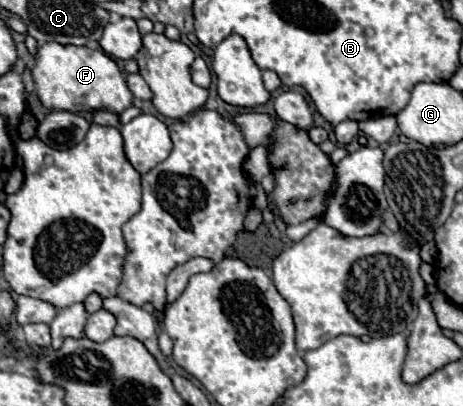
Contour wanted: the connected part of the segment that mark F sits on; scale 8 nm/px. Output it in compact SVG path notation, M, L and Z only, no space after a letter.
M47 42L37 46L37 54L33 58L35 64L31 66L31 76L37 86L37 96L45 108L67 112L111 110L121 114L133 104L133 94L129 92L119 66L103 50Z

